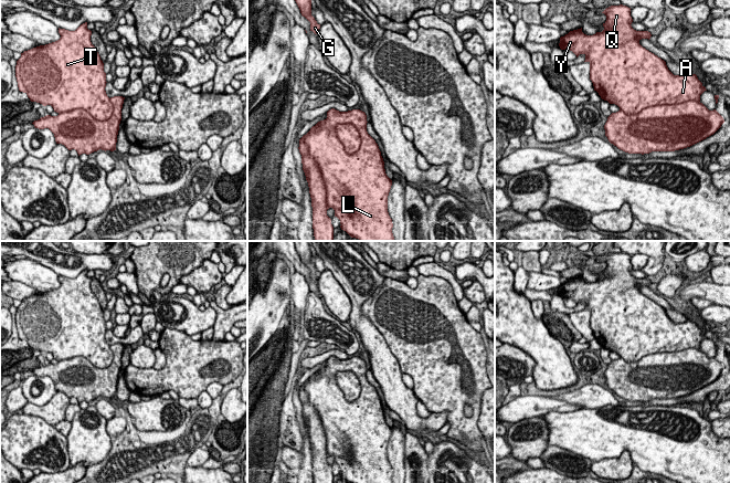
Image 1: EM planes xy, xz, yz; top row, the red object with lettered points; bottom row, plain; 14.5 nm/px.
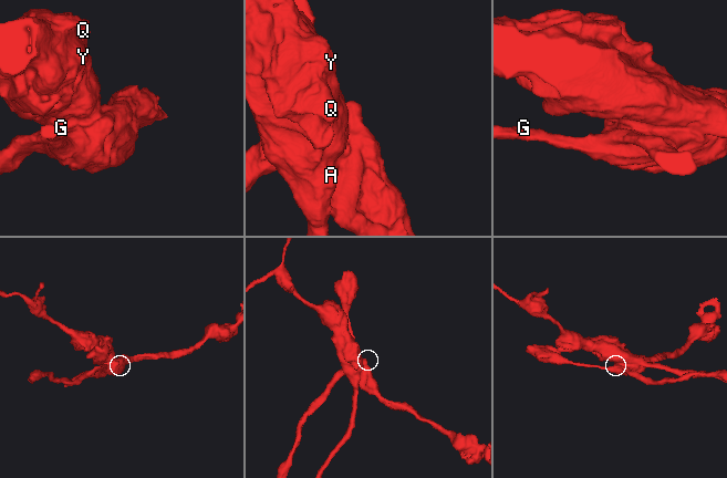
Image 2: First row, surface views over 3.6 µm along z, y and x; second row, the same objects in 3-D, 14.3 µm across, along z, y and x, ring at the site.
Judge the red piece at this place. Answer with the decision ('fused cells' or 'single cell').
fused cells

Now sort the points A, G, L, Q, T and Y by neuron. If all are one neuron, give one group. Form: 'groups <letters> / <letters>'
groups A Q T Y / G L

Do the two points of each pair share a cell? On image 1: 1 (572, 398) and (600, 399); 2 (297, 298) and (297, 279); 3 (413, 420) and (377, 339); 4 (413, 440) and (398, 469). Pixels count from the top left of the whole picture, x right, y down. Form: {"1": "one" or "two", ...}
{"1": "one", "2": "one", "3": "one", "4": "two"}

